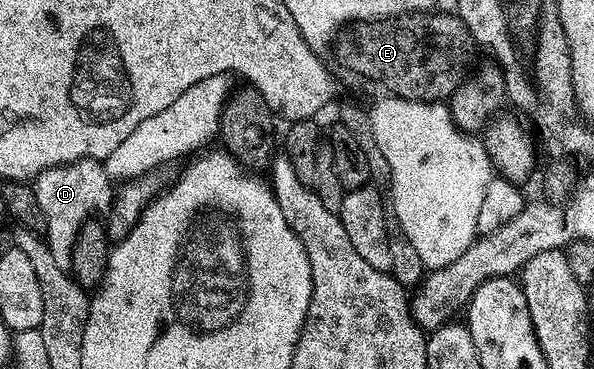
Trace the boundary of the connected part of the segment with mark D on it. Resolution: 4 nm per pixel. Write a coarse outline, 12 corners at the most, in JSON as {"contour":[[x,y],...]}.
{"contour":[[101,160],[35,176],[44,239],[69,269],[80,226],[110,211]]}

